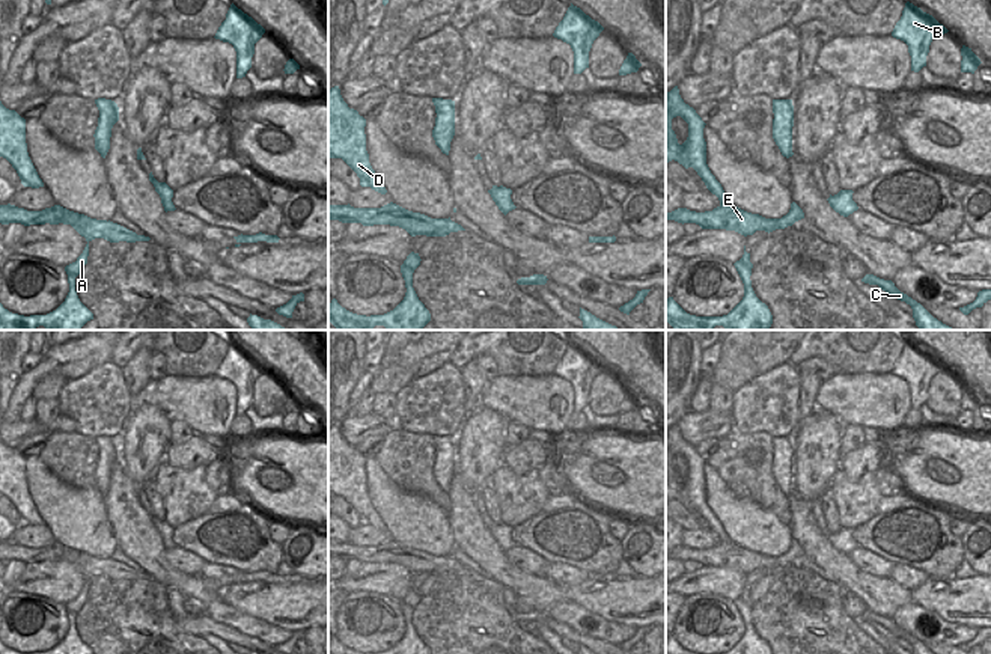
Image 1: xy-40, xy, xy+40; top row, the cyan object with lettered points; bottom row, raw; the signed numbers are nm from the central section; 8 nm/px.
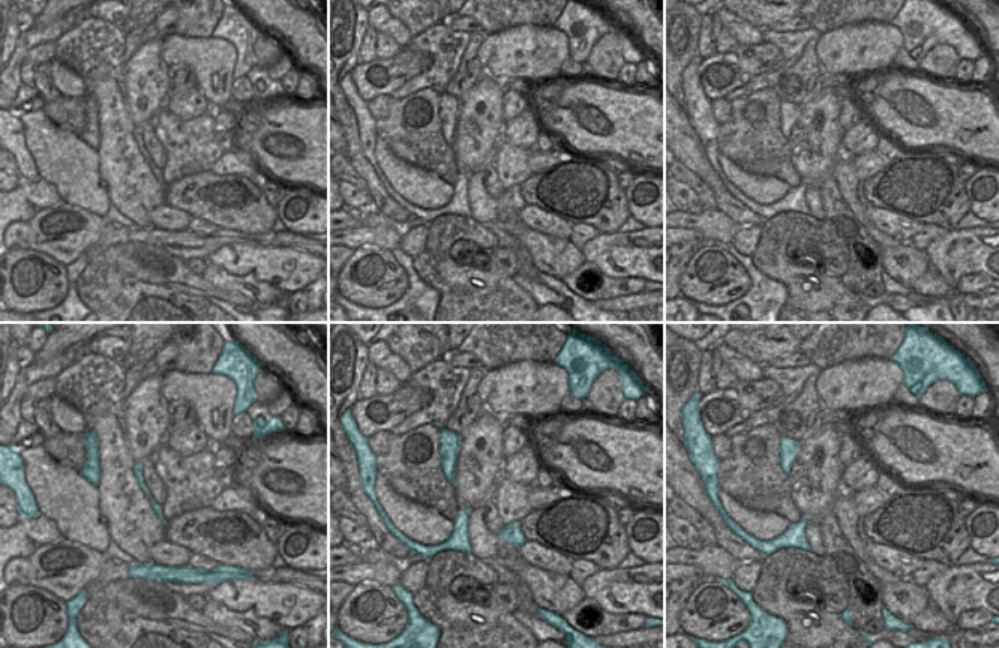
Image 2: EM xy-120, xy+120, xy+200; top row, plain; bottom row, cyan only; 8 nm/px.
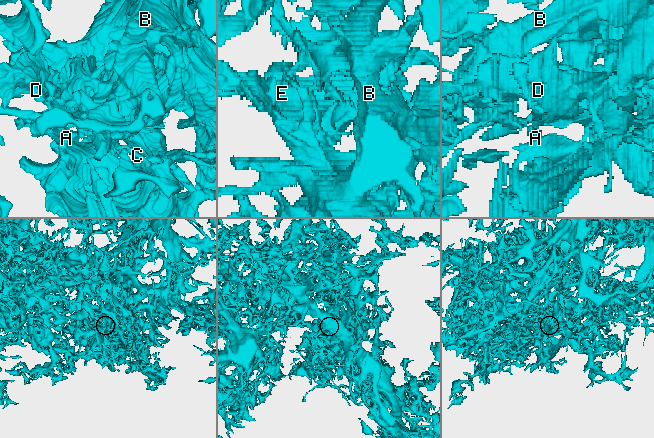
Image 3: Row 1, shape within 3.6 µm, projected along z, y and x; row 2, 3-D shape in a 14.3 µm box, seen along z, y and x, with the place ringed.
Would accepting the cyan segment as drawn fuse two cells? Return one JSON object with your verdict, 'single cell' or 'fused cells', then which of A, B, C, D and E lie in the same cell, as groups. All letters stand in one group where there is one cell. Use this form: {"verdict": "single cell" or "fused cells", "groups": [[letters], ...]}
{"verdict": "fused cells", "groups": [["A", "B", "C", "D"], ["E"]]}

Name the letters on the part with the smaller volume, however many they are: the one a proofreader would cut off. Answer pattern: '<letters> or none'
E

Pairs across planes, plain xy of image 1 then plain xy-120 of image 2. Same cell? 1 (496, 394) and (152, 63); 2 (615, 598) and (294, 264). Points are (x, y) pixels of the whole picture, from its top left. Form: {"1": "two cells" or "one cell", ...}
{"1": "two cells", "2": "one cell"}

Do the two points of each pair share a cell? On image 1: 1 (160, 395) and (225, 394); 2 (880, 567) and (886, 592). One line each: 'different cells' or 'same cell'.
1: same cell
2: different cells

